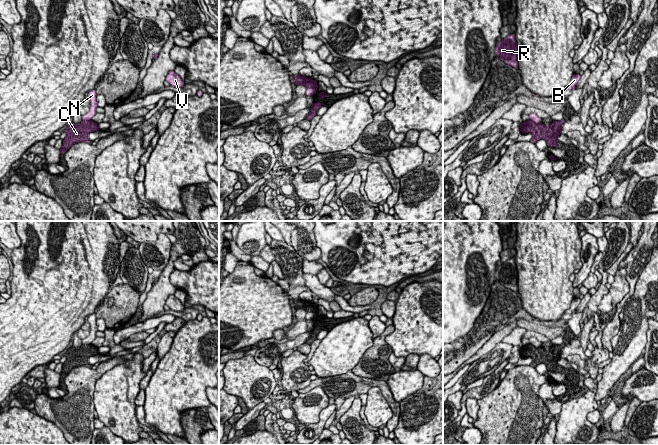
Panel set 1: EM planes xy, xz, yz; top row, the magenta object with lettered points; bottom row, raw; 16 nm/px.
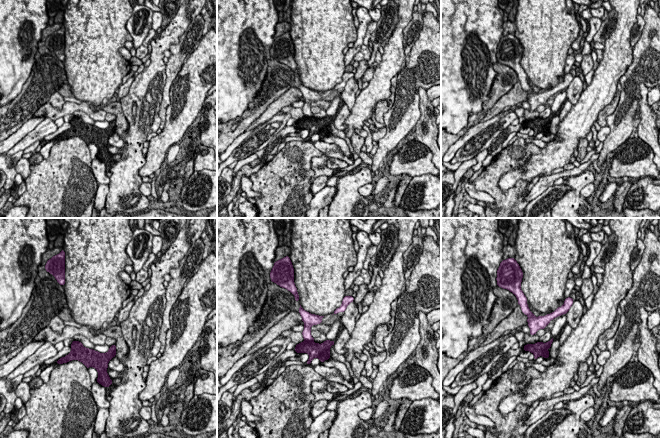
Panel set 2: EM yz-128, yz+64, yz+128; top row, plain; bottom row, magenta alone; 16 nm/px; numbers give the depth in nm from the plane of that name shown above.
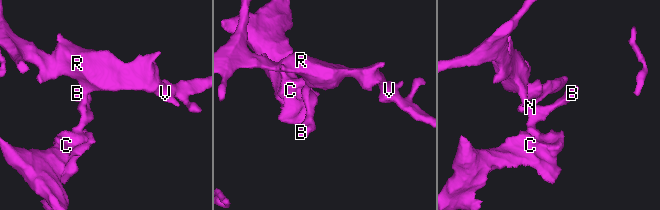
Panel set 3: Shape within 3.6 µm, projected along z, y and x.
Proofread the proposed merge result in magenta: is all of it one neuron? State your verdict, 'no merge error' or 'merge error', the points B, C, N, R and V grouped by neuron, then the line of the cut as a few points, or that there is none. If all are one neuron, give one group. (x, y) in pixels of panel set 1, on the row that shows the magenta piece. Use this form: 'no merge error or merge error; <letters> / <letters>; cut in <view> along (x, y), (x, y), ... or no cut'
merge error; B N R V / C; cut in yz along (529, 118), (536, 123), (541, 123)

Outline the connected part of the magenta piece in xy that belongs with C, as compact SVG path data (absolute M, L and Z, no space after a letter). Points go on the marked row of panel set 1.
M81 121L78 125L75 125L73 122L66 125L64 132L66 137L63 140L62 147L60 149L61 154L65 152L74 144L78 142L87 142L92 143L88 139L88 134L97 130L100 130L97 123L94 121Z

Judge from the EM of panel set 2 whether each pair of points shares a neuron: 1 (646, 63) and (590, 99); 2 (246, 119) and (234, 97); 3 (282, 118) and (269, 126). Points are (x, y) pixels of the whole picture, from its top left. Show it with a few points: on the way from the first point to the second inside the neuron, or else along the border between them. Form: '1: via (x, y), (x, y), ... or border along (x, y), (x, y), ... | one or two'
1: border along (631, 61), (618, 81) | two
2: border along (257, 94), (239, 116), (227, 122) | two
3: via (279, 121), (272, 126) | one

